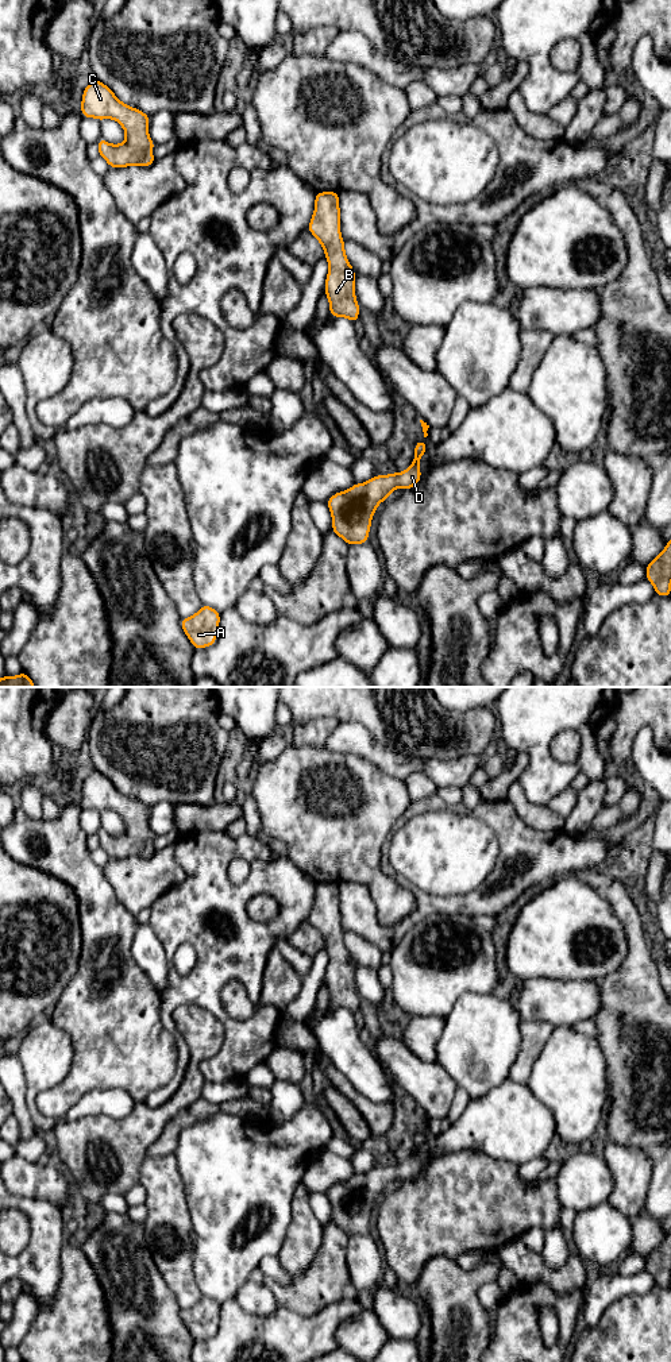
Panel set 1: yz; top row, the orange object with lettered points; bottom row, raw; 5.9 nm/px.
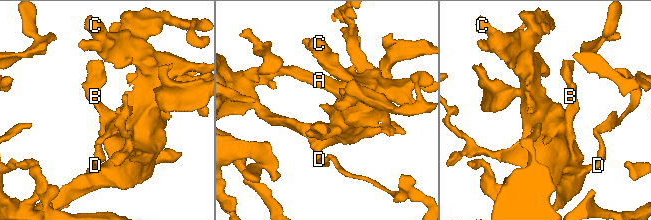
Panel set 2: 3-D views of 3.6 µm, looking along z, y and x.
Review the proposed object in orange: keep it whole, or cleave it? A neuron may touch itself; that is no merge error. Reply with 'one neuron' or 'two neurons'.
one neuron

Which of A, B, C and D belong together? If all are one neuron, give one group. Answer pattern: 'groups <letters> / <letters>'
groups A B C D

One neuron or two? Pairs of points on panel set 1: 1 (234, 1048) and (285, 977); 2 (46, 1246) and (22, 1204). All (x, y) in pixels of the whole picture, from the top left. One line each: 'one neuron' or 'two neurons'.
1: two neurons
2: one neuron

